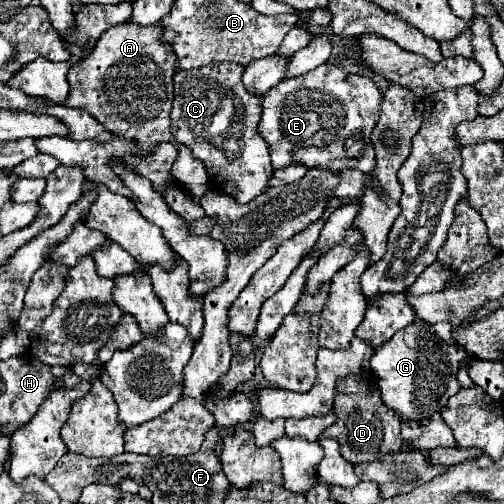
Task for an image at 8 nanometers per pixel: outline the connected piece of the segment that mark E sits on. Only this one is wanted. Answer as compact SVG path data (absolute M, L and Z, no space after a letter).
M326 62L306 74L282 80L264 94L258 132L270 146L274 170L302 162L308 168L328 166L336 172L358 168L370 174L376 168L370 136L380 106L382 94L368 76L348 74L340 66Z

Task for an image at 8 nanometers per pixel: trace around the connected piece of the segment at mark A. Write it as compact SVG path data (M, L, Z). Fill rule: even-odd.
M122 22L110 26L90 56L76 62L68 72L70 94L64 106L88 110L106 130L122 138L132 138L140 144L140 152L148 154L158 142L172 142L178 148L178 158L172 168L172 176L186 186L186 190L200 198L208 190L206 168L200 160L188 154L188 148L174 142L170 132L170 108L172 108L172 76L176 70L176 54L172 46L162 42L164 26L142 26L136 22Z

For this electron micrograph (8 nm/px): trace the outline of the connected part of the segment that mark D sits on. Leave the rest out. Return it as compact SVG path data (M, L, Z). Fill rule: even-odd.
M344 378L340 386L336 386L336 406L332 412L336 414L336 422L326 428L320 436L322 438L334 438L340 444L340 454L344 460L352 464L364 464L374 462L390 452L396 452L404 446L400 438L400 418L392 414L382 402L380 402L380 390L374 380L370 378Z

